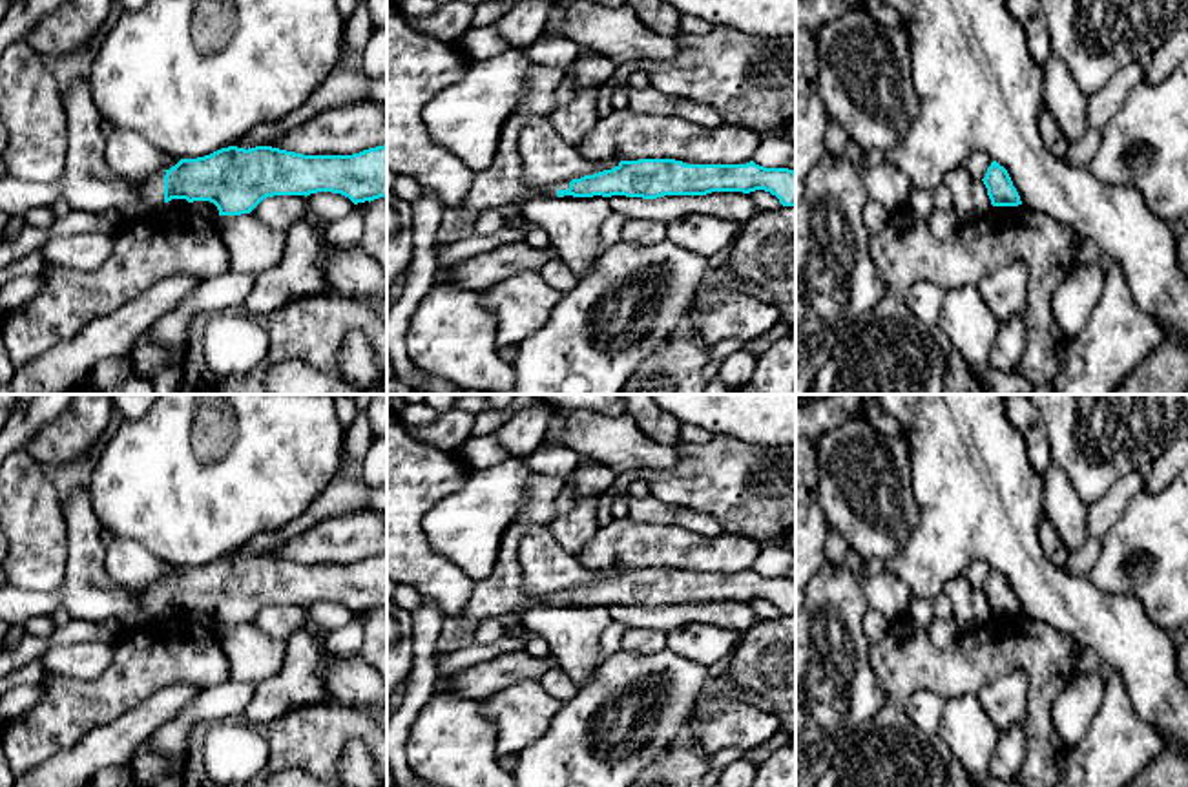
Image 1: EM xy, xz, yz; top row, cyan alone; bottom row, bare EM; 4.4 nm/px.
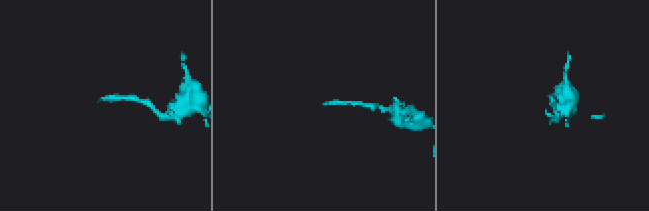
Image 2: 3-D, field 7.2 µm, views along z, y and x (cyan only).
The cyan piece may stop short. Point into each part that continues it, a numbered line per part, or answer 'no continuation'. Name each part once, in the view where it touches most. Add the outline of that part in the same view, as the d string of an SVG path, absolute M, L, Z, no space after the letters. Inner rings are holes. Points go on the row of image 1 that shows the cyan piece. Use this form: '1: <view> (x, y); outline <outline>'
1: xy (88, 183); outline M75 80L62 100L68 117L68 148L58 184L69 210L91 214L124 210L137 195L153 208L162 208L166 172L157 172L137 186L108 164L102 117L91 99L89 82Z

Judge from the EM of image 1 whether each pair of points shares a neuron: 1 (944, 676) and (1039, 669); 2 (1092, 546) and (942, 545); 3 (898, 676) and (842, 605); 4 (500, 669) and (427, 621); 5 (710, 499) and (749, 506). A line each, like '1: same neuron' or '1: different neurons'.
1: same neuron
2: different neurons
3: different neurons
4: different neurons
5: same neuron

